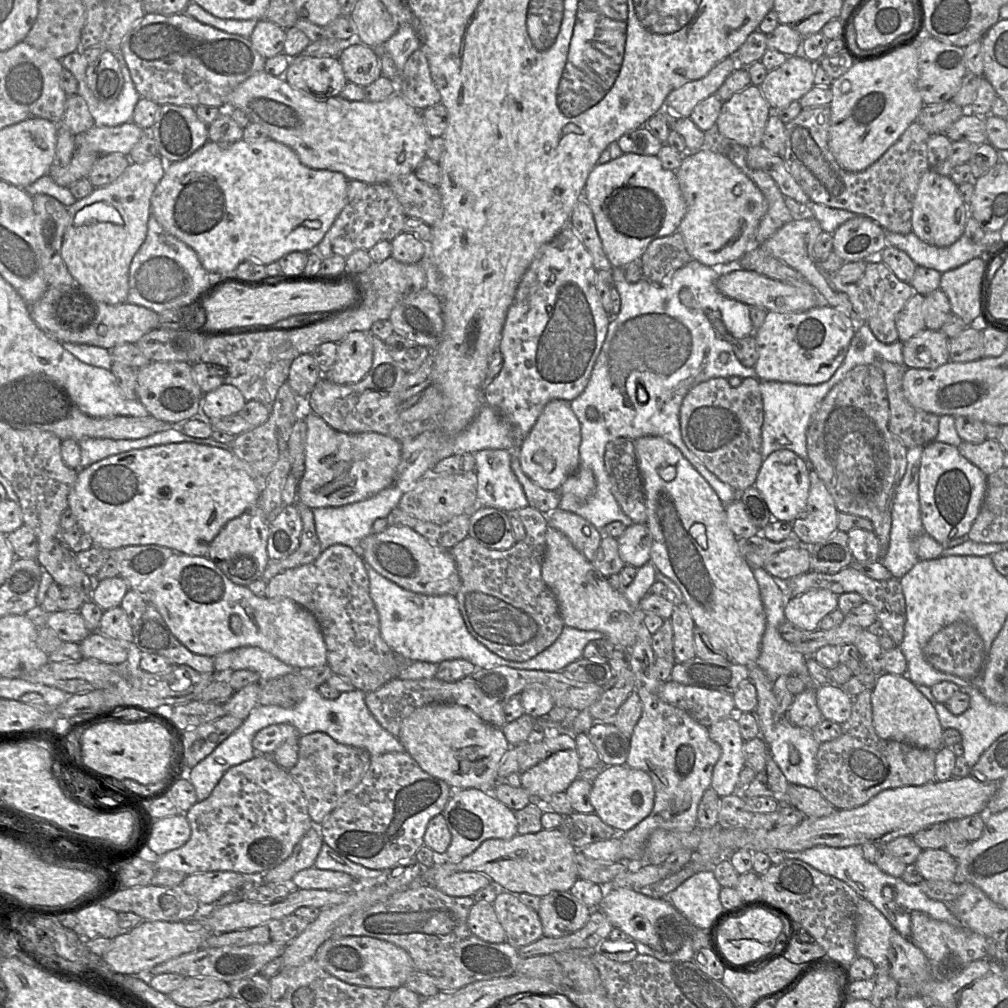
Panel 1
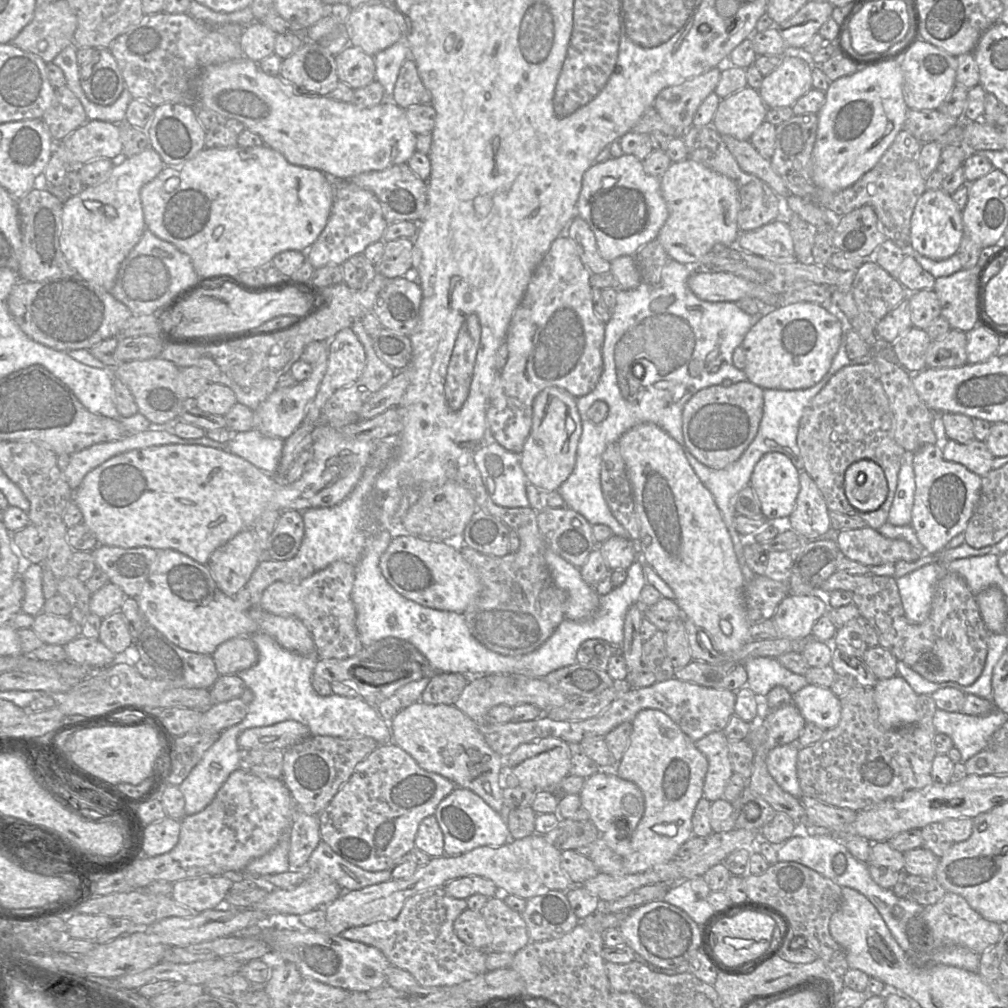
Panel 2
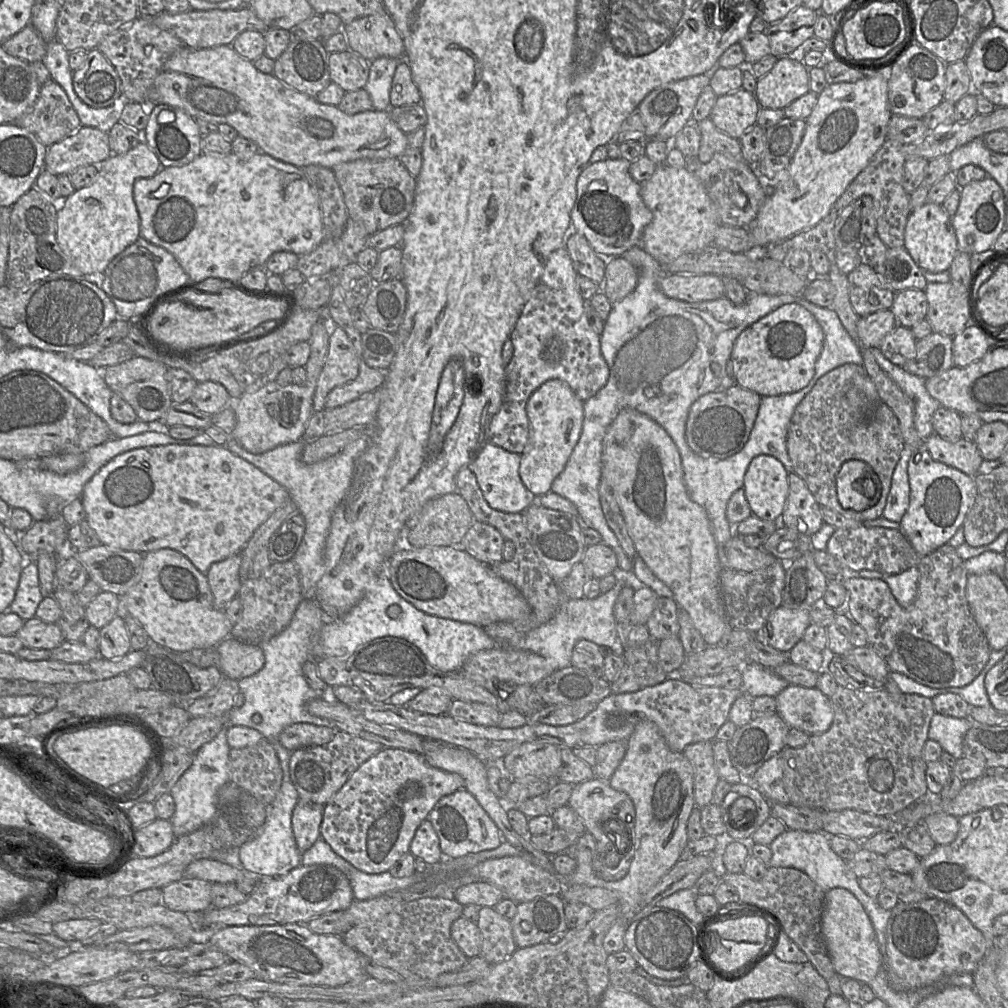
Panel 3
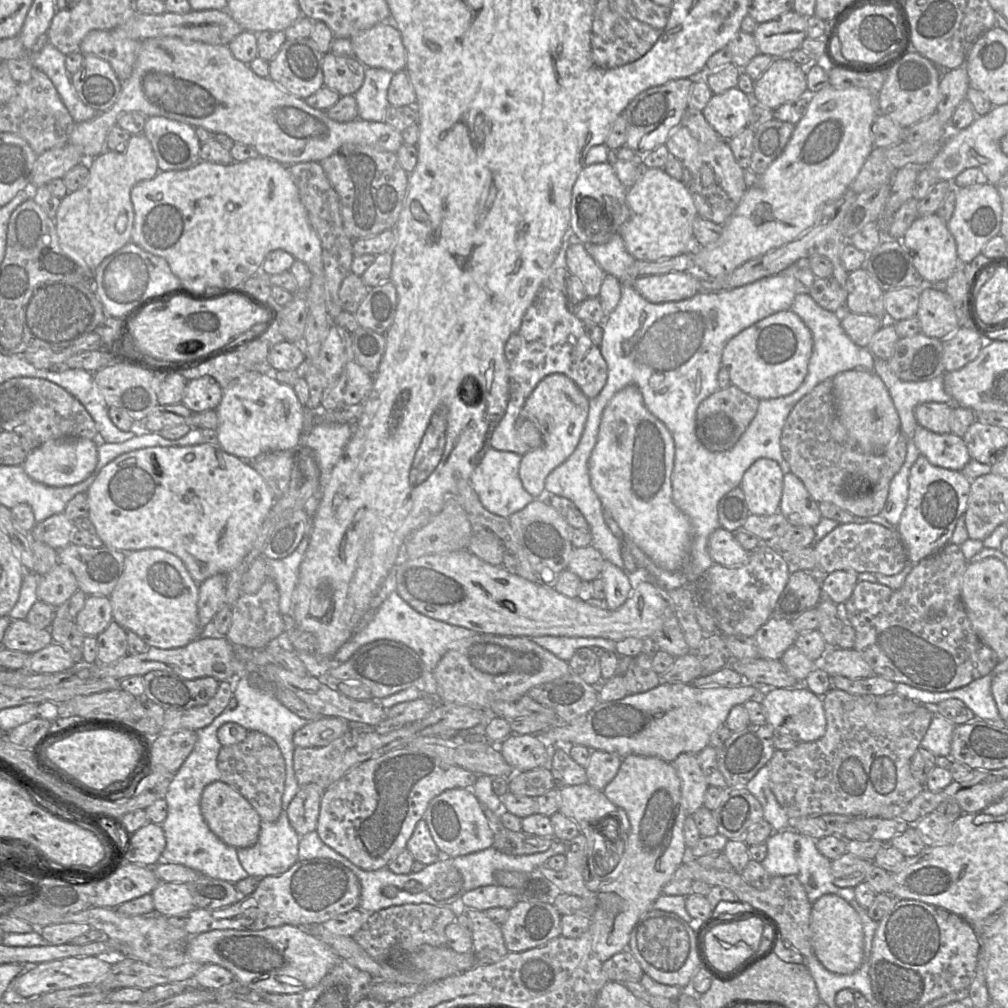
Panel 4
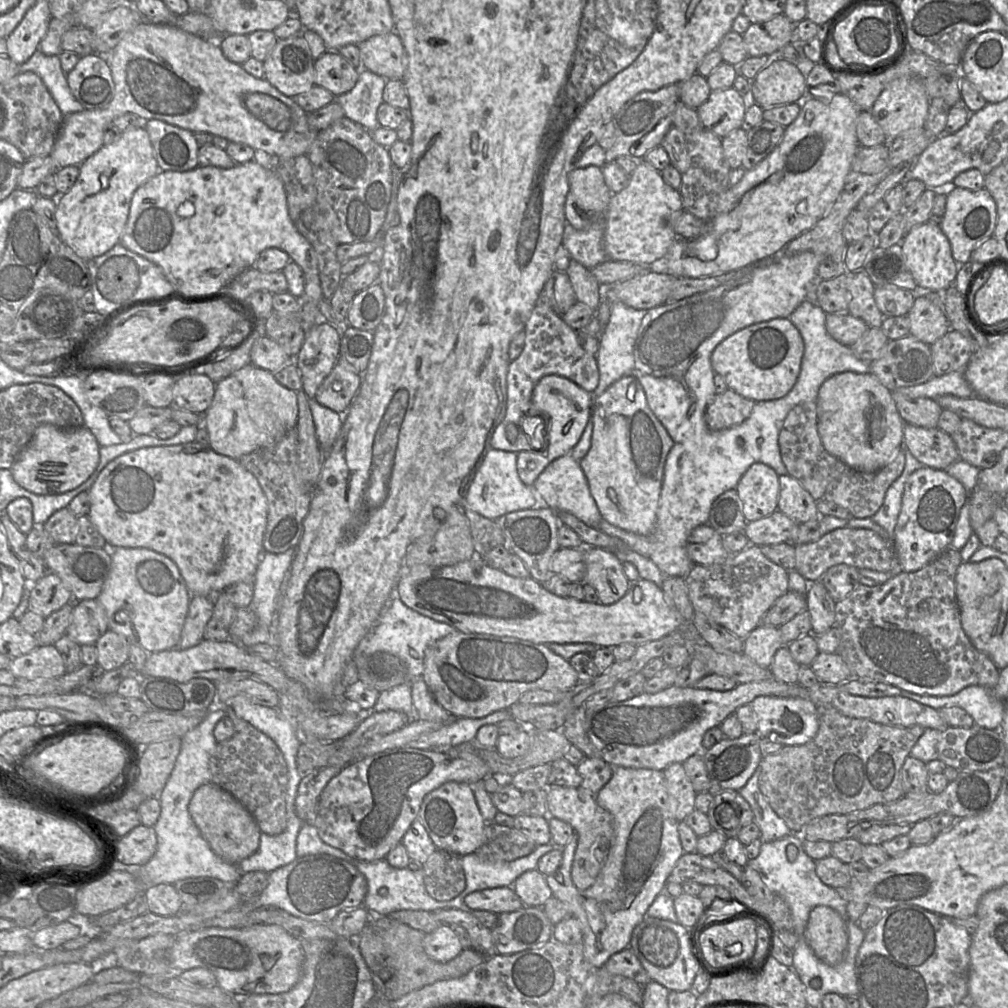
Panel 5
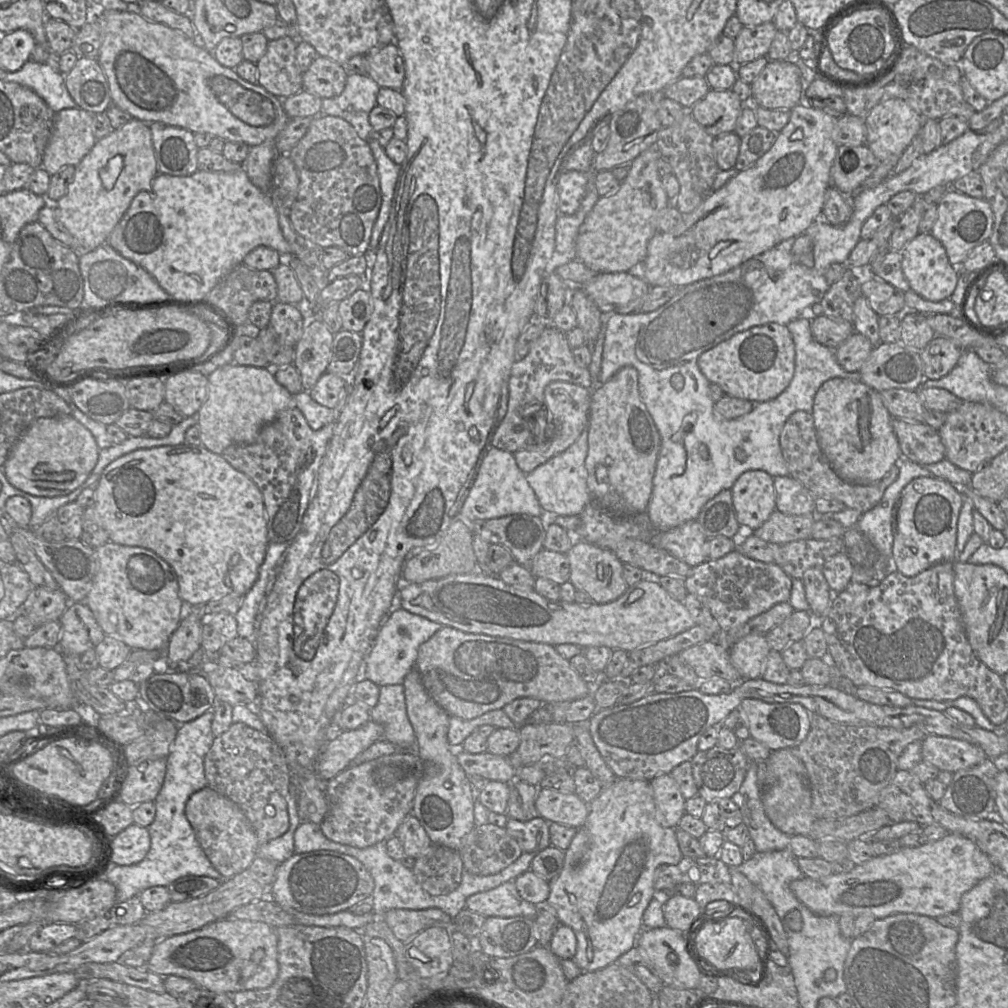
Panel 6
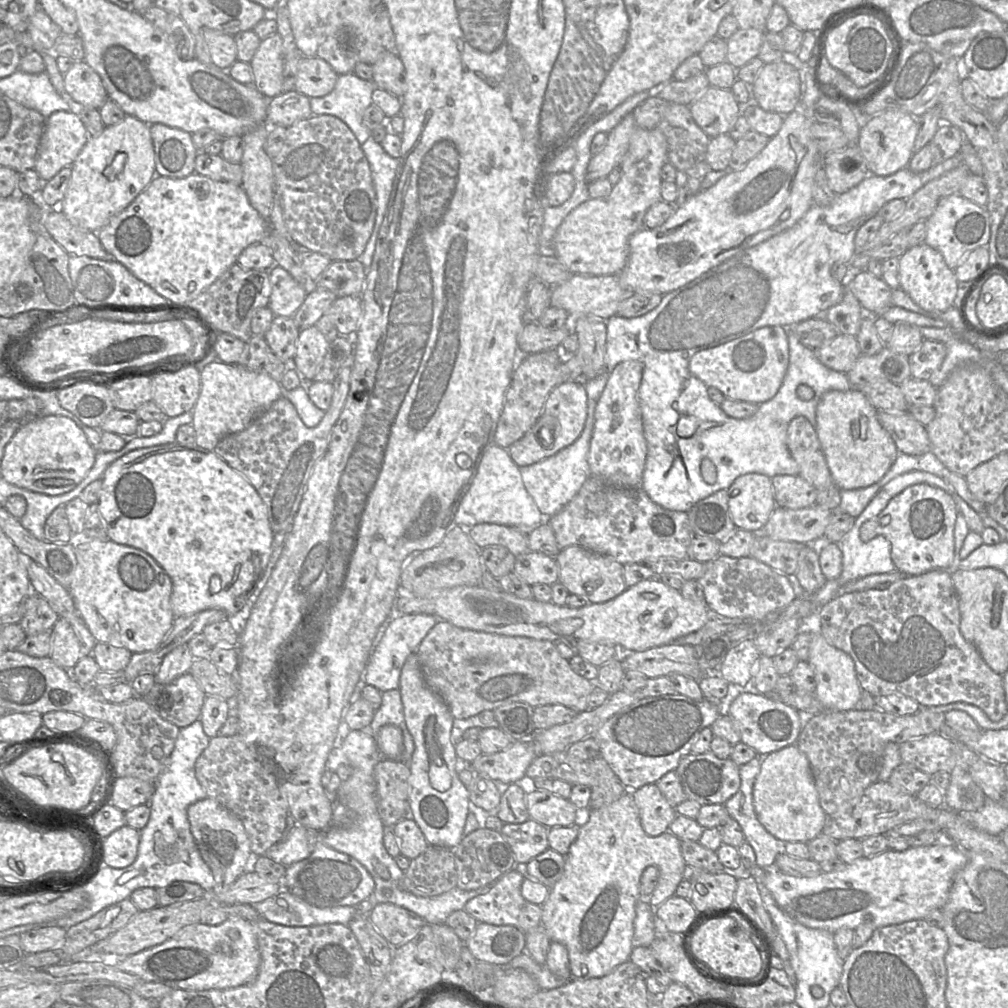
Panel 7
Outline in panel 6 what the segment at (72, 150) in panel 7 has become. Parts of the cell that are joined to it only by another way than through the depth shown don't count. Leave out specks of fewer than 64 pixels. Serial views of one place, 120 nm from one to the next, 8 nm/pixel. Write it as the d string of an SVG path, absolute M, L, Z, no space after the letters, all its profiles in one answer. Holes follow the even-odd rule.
M82 108L62 109L55 115L41 167L52 176L66 166L76 166L96 141L92 112Z

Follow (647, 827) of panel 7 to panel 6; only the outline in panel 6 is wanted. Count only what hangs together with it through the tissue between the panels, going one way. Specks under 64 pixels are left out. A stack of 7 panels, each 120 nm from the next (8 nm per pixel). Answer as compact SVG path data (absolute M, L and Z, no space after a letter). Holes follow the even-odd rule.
M670 774L657 776L650 781L656 806L655 818L662 827L676 828L686 813L685 801L677 782Z

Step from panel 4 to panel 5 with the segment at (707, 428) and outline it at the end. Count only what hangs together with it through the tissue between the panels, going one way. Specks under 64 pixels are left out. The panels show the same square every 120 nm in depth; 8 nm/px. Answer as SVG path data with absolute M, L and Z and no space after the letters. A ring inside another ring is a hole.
M731 389L716 394L705 411L705 422L712 431L722 431L743 423L752 413L753 400Z

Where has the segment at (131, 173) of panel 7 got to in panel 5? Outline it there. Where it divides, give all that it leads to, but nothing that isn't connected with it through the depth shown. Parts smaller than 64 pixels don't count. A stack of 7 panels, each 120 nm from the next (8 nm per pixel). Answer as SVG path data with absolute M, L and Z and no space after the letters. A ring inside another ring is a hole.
M137 127L122 132L121 137L117 141L109 145L103 145L96 153L78 165L80 171L76 182L68 192L64 195L59 195L55 212L57 234L83 260L101 256L117 243L120 243L135 191L160 170L146 128ZM103 173L106 173L109 177L109 186L105 190L101 188L100 182L100 175Z

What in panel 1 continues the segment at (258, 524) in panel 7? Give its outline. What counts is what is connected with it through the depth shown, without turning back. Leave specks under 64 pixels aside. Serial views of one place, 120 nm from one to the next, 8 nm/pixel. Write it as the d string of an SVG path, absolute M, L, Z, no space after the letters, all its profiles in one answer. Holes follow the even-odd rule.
M303 408L307 425L305 471L298 484L298 501L311 509L340 507L365 500L389 487L395 479L401 459L401 443L377 432L344 433L331 428L320 416ZM179 442L164 445L150 446L146 448L132 449L119 454L111 455L95 462L86 468L79 469L74 486L68 496L68 509L76 517L79 525L92 538L93 546L97 546L105 552L126 546L155 544L172 549L175 553L189 556L207 556L211 542L221 529L232 519L242 515L252 506L258 503L261 495L261 482L259 482L248 466L240 460L230 449L221 449L210 445L201 445L193 442Z

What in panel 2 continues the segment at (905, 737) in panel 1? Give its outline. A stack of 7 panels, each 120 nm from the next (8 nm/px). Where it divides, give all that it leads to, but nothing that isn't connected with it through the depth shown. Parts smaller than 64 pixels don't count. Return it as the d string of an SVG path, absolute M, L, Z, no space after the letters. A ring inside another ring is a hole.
M902 676L880 679L873 688L878 720L884 729L918 721L918 694Z

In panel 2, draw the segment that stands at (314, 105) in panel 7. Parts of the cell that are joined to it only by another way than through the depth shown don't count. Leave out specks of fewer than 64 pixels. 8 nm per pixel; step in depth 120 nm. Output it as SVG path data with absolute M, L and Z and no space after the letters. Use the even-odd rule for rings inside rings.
M402 39L378 52L373 57L375 63L375 80L383 86L385 97L389 98L393 94L403 62L407 58L410 58L409 48Z

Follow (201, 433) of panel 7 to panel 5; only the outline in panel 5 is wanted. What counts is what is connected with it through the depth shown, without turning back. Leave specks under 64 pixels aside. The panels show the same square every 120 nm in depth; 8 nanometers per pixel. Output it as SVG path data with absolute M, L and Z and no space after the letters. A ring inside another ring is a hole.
M248 364L216 383L212 403L201 416L209 433L211 448L238 460L257 449L274 445L296 428L297 392L281 385L274 372Z

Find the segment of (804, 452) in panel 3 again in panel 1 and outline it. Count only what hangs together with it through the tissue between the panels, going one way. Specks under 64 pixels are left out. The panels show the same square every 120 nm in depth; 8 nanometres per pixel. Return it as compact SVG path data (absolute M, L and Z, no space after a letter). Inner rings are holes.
M859 365L853 368L852 370L850 370L846 374L846 376L830 390L830 392L826 395L826 397L823 399L820 406L818 407L807 430L807 453L812 463L813 470L824 482L839 512L864 517L864 518L869 519L872 522L873 531L876 534L880 547L881 547L881 557L882 555L885 555L885 553L887 552L889 548L894 497L895 497L896 489L898 488L906 471L906 467L907 467L906 454L908 450L889 431L889 418L890 418L890 409L889 409L888 395L887 395L886 383L884 380L883 372L881 371L880 368L875 367L873 365ZM870 476L876 476L876 478L878 479L877 490L874 490L874 492L863 492L860 488L860 481L862 478L866 478Z

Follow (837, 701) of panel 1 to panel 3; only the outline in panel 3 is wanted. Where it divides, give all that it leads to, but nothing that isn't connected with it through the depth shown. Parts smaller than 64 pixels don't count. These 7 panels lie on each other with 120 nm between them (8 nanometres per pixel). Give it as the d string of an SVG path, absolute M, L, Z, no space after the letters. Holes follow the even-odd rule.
M789 685L775 700L777 713L790 728L815 735L827 731L833 722L830 698L816 687Z

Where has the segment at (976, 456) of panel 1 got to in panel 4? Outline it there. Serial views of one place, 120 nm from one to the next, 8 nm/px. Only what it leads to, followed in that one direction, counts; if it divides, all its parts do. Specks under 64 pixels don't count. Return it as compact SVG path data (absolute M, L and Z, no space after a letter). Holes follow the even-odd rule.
M917 424L912 440L920 455L934 466L961 471L971 459L964 440L952 433L934 433Z

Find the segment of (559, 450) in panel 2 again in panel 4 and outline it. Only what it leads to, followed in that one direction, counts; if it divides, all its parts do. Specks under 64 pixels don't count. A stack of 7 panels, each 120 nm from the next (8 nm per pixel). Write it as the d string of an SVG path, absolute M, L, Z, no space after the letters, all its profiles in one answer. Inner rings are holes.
M554 373L543 378L524 404L524 411L538 427L543 444L521 457L519 478L524 489L534 497L542 498L545 494L547 476L575 451L588 417L589 399L581 389L567 376Z

